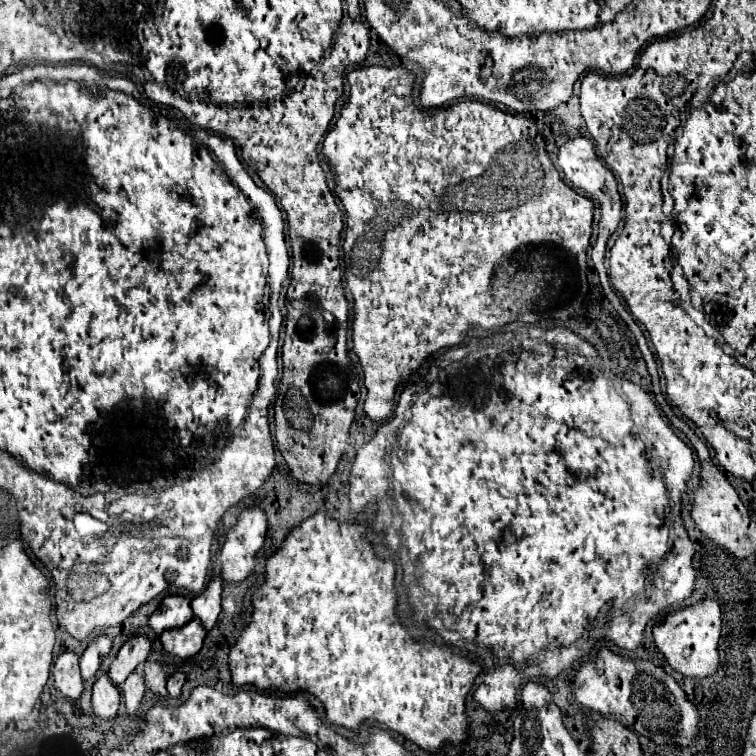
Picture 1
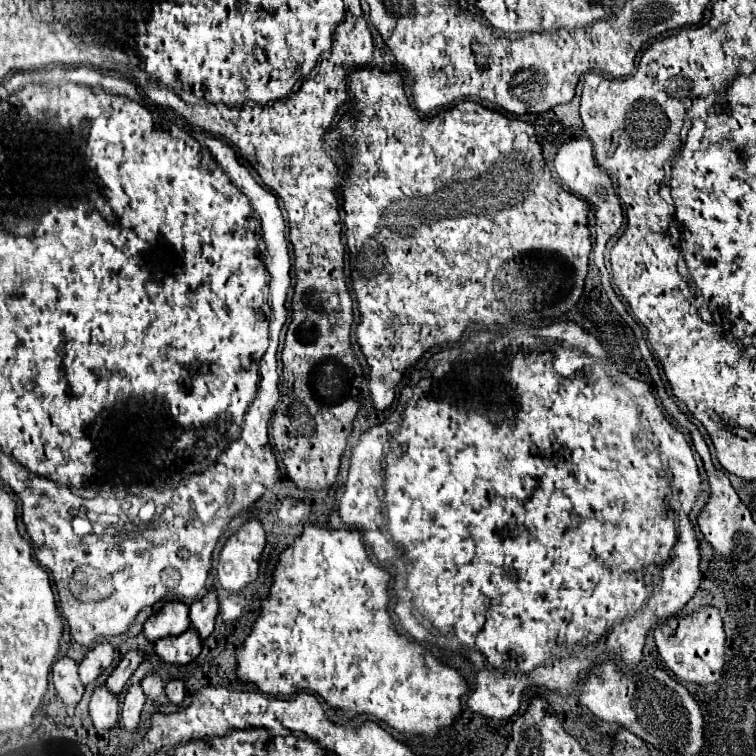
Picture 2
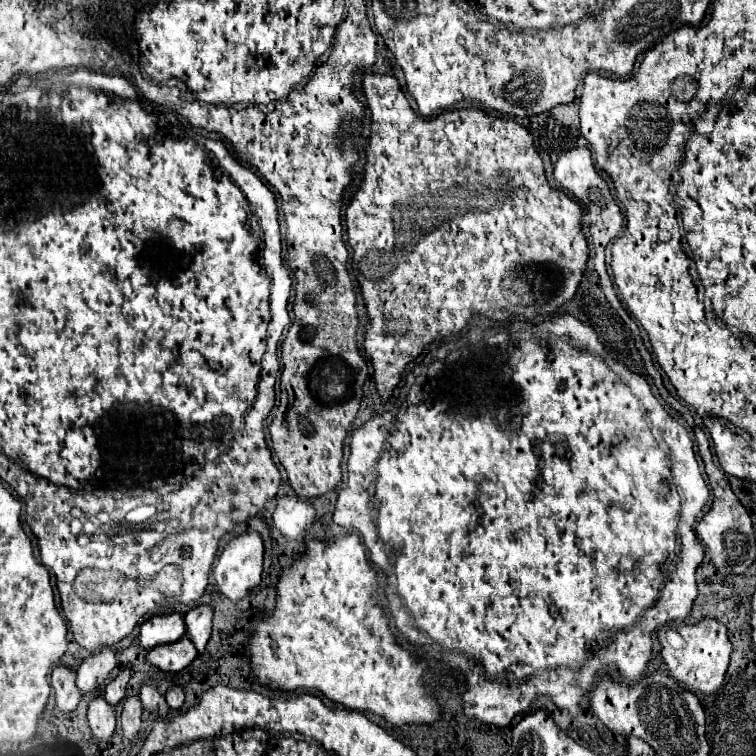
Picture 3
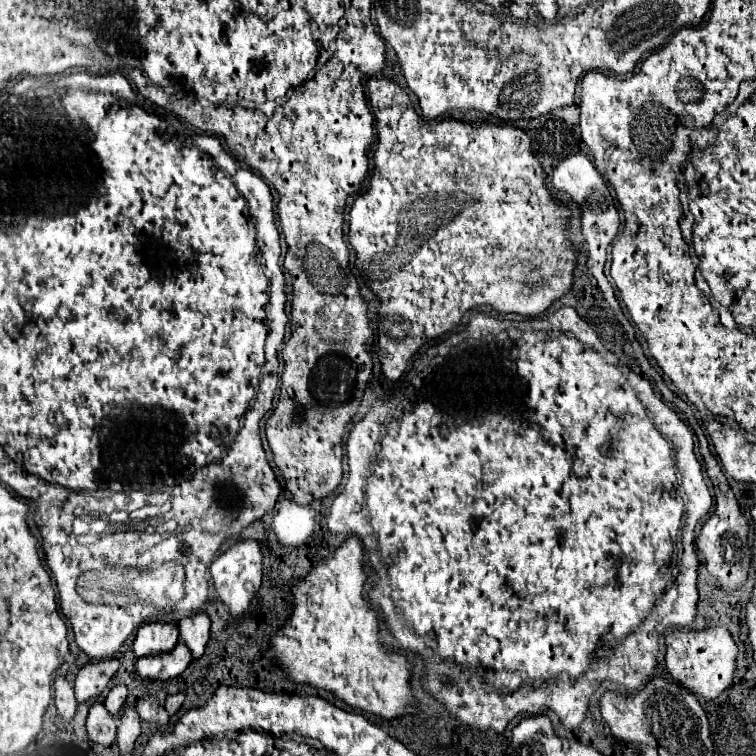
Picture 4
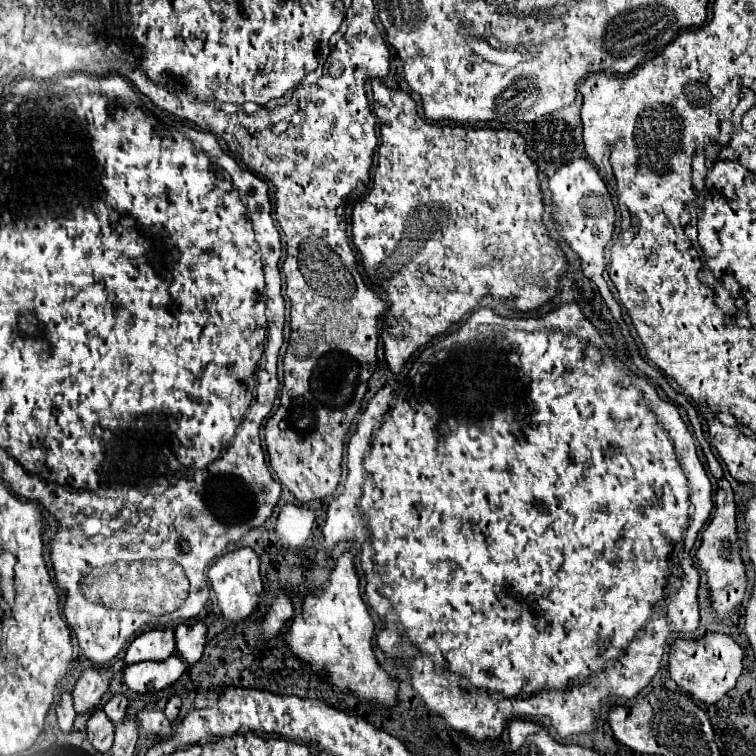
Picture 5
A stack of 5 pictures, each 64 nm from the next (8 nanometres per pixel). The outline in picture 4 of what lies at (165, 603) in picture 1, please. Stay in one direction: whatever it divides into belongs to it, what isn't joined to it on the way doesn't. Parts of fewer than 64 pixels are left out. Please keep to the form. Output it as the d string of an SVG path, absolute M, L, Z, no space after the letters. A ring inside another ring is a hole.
M152 622L152 624L144 624L138 630L138 636L132 644L132 652L136 658L154 656L154 654L170 652L176 644L178 644L178 626L176 624Z

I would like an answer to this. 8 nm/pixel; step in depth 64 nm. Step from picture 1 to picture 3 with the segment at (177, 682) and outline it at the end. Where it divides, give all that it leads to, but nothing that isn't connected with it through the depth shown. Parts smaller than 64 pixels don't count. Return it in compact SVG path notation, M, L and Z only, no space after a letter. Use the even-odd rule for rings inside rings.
M180 686L170 688L170 690L166 692L166 702L168 702L170 710L178 710L178 708L182 706L182 702L184 702L184 690L182 690Z

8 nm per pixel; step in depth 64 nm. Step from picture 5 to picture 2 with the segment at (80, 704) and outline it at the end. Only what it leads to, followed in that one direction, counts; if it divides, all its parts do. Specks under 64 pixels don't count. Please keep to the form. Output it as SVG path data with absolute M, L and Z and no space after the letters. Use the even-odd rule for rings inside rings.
M102 642L102 644L98 644L96 648L92 648L92 650L84 656L84 660L80 662L80 666L78 666L80 682L82 682L84 686L94 684L94 682L102 676L102 672L112 664L112 660L114 660L114 648L112 648L112 644Z

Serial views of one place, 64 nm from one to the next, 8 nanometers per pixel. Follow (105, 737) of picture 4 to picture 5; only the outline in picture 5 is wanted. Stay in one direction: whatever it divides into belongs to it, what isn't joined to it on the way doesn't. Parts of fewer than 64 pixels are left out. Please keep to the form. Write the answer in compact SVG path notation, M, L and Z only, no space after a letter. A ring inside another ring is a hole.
M94 710L88 720L88 740L98 752L108 752L114 740L114 726L102 710Z

